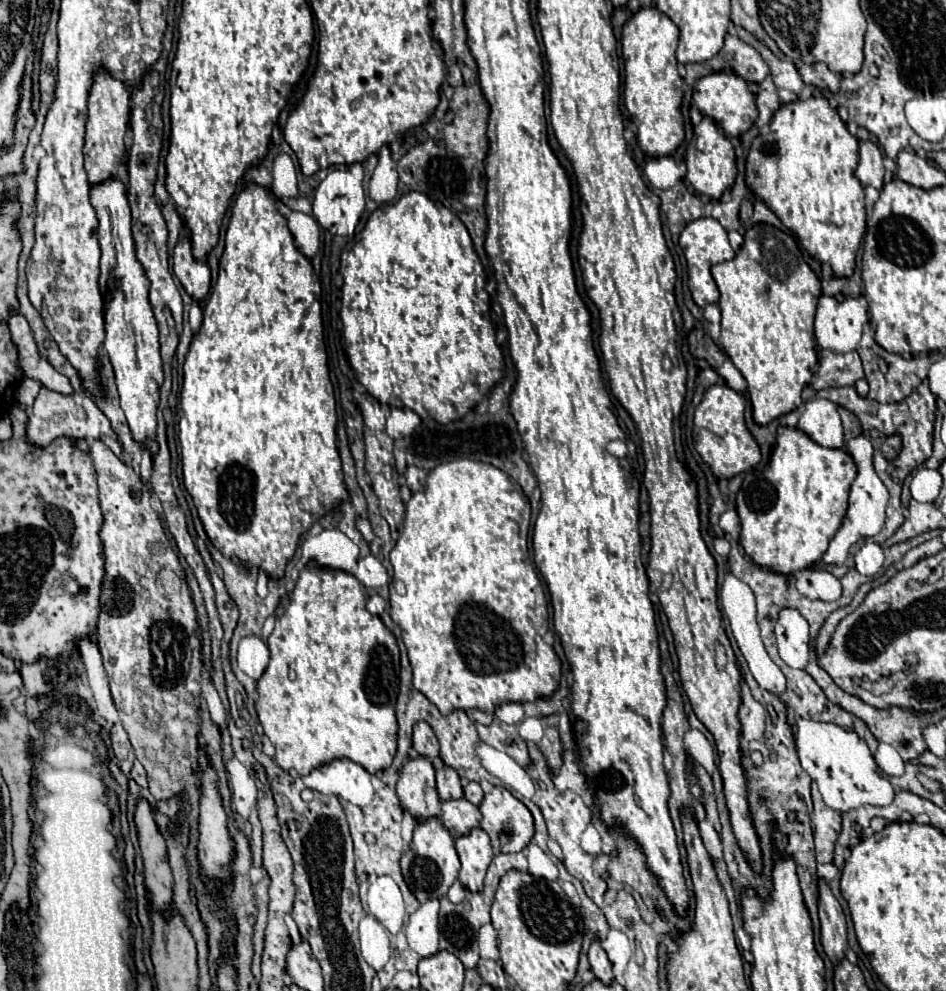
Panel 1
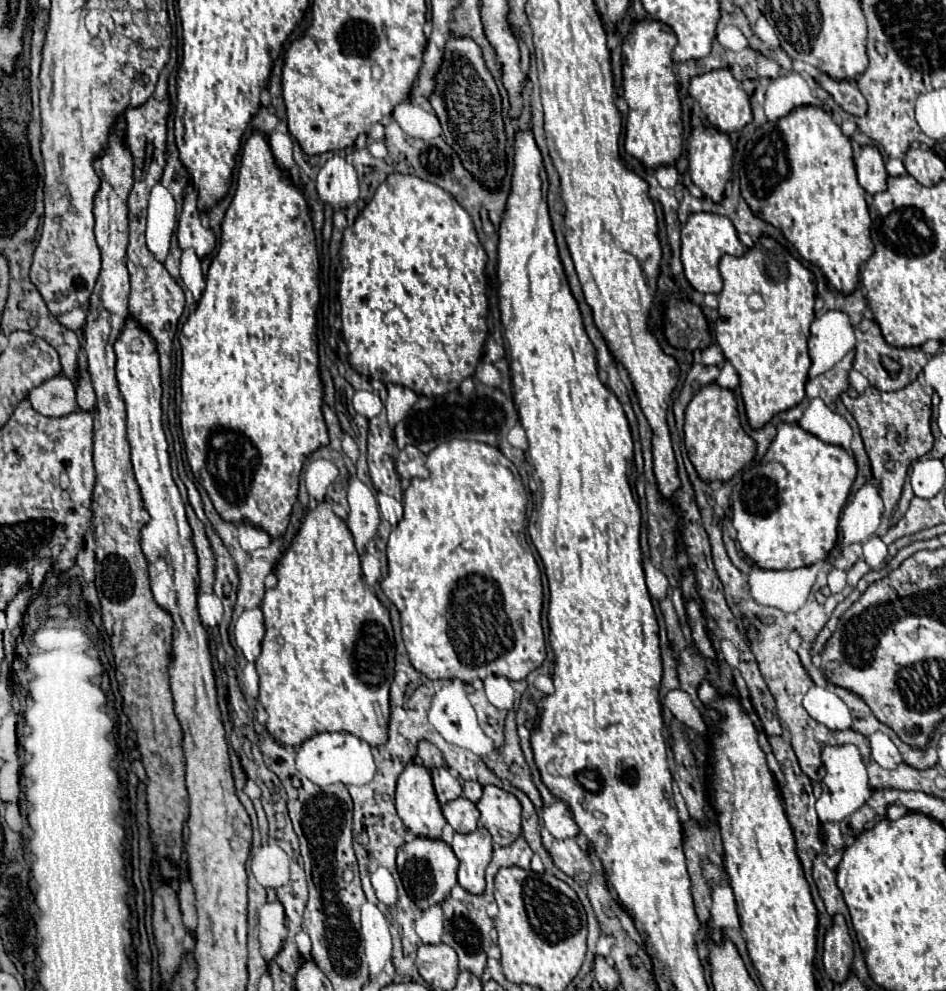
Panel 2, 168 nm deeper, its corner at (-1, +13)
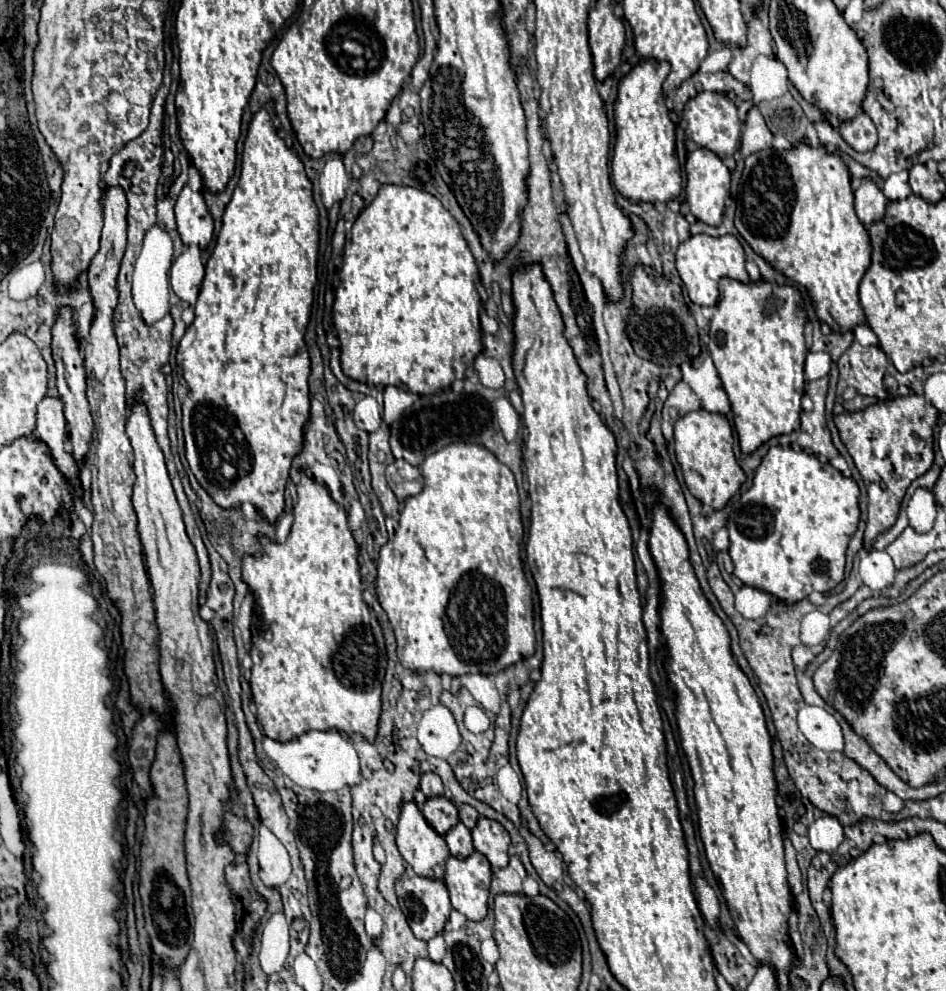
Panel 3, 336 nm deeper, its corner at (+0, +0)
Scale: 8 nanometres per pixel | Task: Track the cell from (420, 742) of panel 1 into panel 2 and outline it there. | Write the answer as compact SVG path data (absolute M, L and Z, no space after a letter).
M421 741L421 743L419 743L419 753L417 753L417 755L419 755L421 763L423 763L427 769L435 769L437 765L445 765L441 751L439 751L435 745L431 745L429 741Z

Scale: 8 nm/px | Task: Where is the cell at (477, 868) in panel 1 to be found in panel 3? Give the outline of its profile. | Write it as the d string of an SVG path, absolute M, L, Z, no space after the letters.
M474 852L468 858L450 856L446 862L444 882L450 890L450 902L468 920L482 920L488 912L490 874L490 862L480 852Z

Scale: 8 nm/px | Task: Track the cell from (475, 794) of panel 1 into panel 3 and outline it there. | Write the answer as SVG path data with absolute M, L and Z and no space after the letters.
M460 804L460 806L458 806L458 812L460 812L460 820L462 820L468 828L474 828L474 826L476 826L476 820L478 820L476 808L472 808L472 806L468 806L468 804Z

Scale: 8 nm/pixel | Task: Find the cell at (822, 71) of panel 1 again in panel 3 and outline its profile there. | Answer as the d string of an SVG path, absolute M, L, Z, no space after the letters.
M858 112L854 118L850 120L842 120L838 126L842 138L856 150L856 152L866 152L872 150L878 142L878 134L876 134L876 126L870 120L870 116L866 112Z

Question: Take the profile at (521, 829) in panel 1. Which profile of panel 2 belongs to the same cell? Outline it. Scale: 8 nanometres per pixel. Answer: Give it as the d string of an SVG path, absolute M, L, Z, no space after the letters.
M487 785L477 809L481 813L479 825L491 833L495 843L505 847L521 835L521 805L511 793Z

